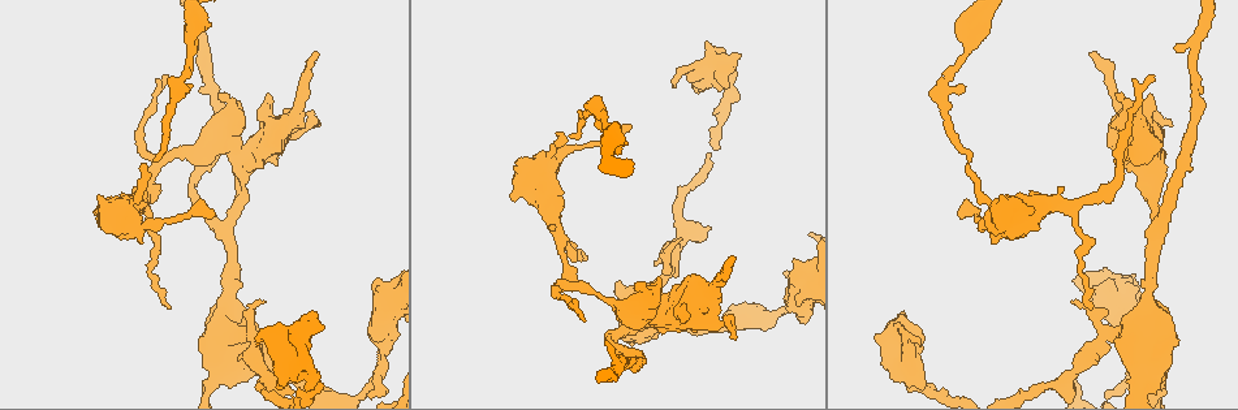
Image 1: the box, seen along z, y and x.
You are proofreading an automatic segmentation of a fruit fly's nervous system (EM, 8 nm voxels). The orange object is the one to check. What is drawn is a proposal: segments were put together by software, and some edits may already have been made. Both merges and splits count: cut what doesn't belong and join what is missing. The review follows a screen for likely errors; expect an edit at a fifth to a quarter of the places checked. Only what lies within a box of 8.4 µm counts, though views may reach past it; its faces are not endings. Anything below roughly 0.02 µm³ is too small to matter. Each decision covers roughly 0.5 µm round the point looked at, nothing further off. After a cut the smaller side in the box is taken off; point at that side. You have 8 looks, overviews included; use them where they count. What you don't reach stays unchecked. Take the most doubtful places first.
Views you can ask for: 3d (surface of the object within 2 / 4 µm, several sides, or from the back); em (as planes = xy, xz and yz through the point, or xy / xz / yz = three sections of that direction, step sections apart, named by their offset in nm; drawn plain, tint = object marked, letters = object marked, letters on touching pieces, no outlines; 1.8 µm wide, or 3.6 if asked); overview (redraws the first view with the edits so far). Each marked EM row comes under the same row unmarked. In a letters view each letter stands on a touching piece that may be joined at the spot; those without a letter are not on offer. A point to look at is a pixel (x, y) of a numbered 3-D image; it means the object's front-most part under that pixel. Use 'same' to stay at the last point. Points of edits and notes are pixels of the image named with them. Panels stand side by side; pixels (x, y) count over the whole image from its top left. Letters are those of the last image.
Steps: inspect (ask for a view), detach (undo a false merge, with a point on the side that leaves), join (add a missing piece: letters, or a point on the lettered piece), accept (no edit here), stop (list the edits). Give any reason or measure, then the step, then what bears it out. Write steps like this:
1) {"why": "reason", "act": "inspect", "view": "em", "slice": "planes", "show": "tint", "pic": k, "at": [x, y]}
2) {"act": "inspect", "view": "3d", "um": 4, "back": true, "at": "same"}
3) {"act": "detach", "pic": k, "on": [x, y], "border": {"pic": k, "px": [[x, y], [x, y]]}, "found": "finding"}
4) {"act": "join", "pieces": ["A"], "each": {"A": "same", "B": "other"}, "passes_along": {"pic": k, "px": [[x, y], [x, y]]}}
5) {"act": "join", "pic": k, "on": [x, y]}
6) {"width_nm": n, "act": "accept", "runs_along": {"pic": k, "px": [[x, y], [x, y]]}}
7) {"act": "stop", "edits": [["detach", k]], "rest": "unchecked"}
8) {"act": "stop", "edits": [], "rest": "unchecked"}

{"why": "thin end", "act": "inspect", "view": "em", "slice": "xz", "step": 4, "show": "letters", "pic": 1, "at": [675, 86]}

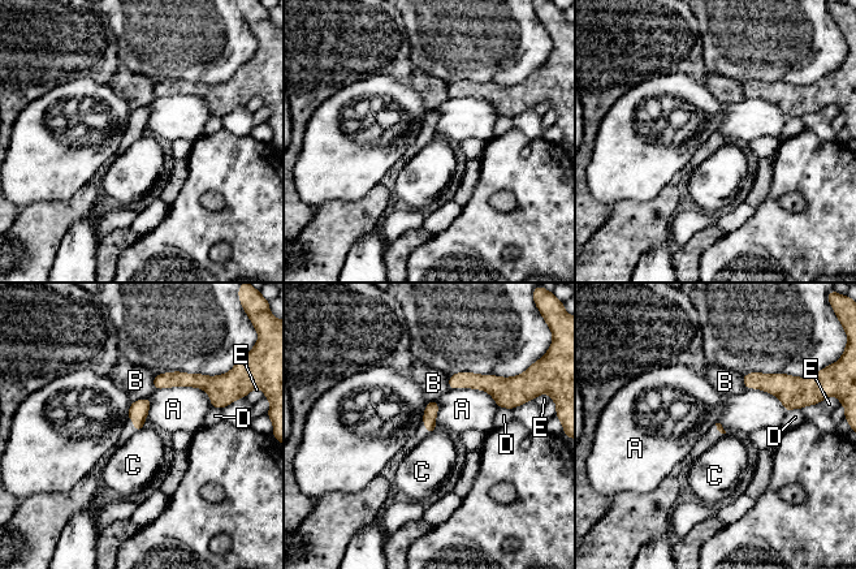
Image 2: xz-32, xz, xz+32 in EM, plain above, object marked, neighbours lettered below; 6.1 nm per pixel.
{"why": "cut it another way", "act": "inspect", "view": "em", "slice": "planes", "show": "letters", "at": "same"}

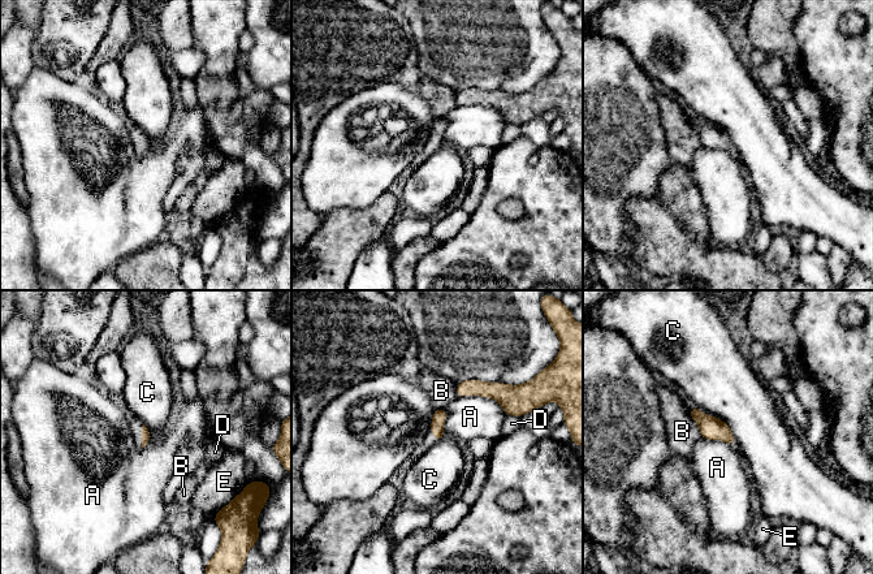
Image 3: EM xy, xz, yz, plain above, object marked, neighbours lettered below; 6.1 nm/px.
{"act": "accept", "each": {"A": "other", "B": "other", "C": "other", "D": "other", "E": "other"}, "found": "none of them fits"}

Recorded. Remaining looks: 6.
{"why": "tapers out", "act": "inspect", "view": "3d", "um": 4, "pic": 1, "at": [156, 160]}

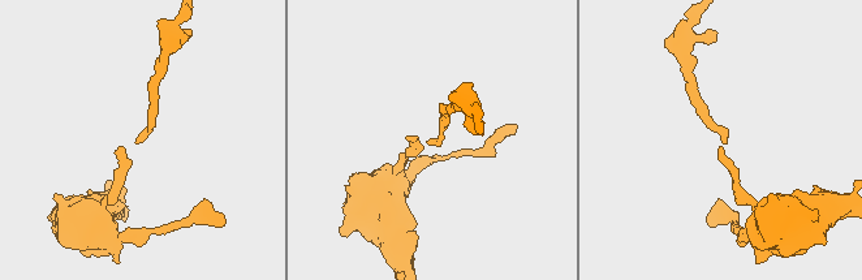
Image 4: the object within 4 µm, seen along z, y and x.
{"act": "inspect", "view": "em", "um": 3.6, "slice": "planes", "show": "letters", "pic": 4, "at": [726, 140]}

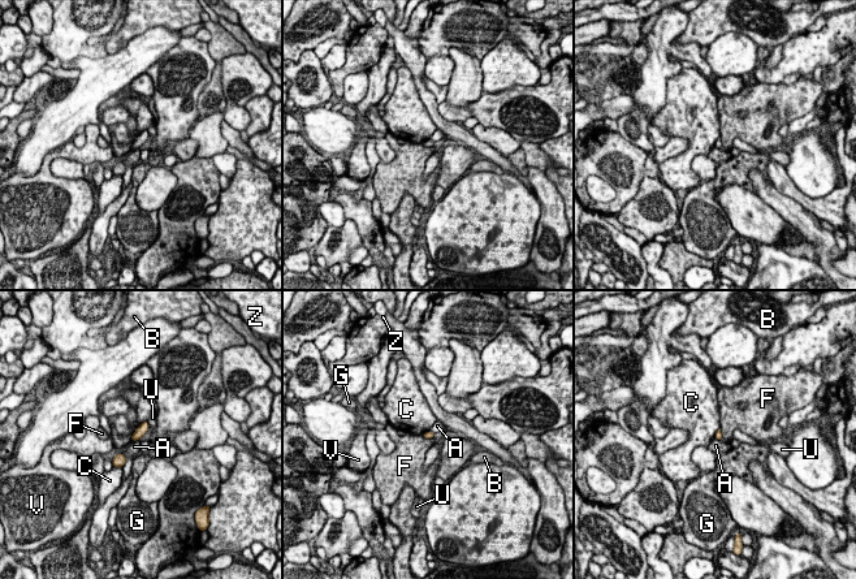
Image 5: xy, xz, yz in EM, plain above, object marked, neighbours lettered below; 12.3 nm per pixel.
{"width_nm": 100, "act": "accept", "each": {"A": "other", "B": "other", "C": "other", "F": "other", "G": "other", "U": "other", "V": "other", "Z": "other"}, "border": {"pic": 5, "px": [[422, 435], [432, 439]]}, "found": "no lettered piece goes on from it"}

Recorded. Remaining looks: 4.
{"why": "free end", "act": "inspect", "view": "3d", "um": 4, "pic": 1, "at": [1088, 55]}

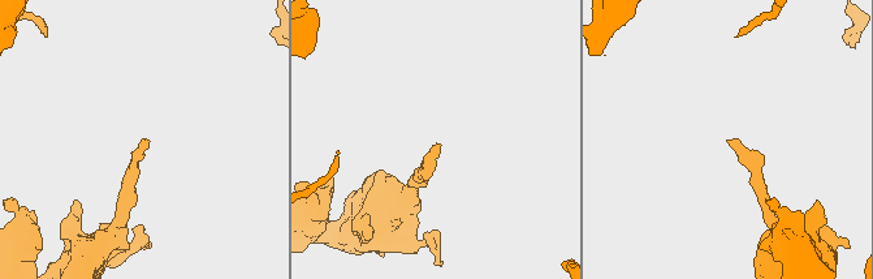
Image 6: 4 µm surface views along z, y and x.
{"why": "need the tissue", "act": "inspect", "view": "em", "slice": "yz", "step": 4, "show": "letters", "pic": 6, "at": [148, 143]}

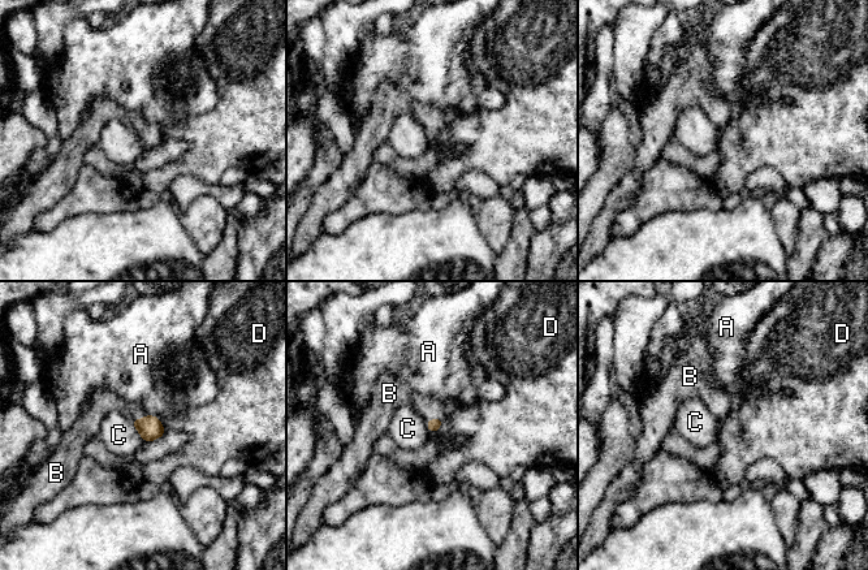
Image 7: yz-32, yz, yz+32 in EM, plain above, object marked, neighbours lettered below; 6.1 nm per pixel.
{"act": "join", "pieces": ["B"], "each": {"A": "other", "B": "same", "C": "other", "D": "other"}, "passes_along": {"pic": 7, "px": [[150, 427], [142, 418], [106, 401]]}, "found": "it goes on there"}

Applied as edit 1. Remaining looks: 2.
{"act": "stop", "edits": [["join", 7]], "rest": "unchecked"}

